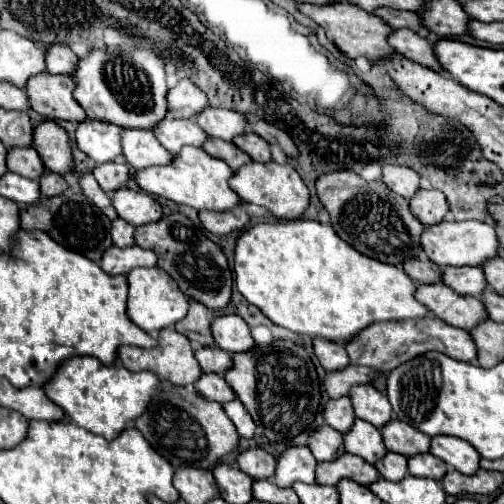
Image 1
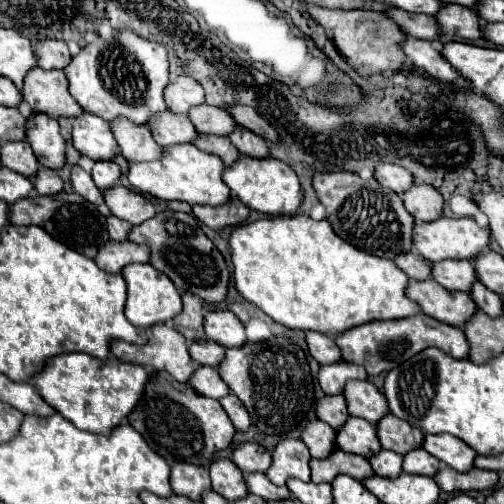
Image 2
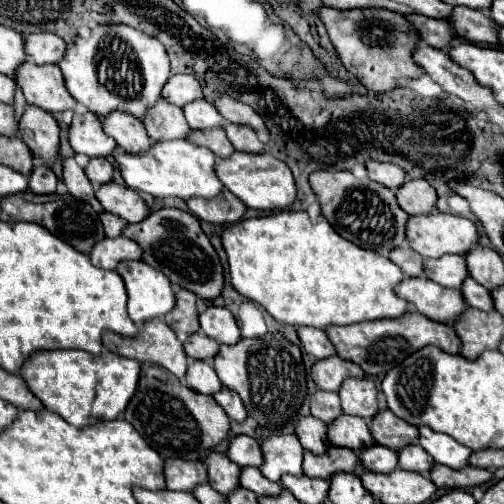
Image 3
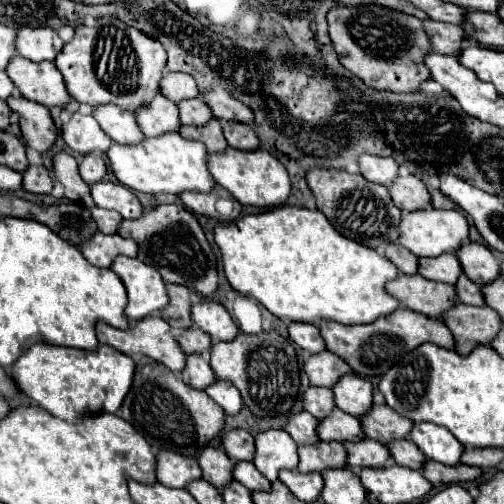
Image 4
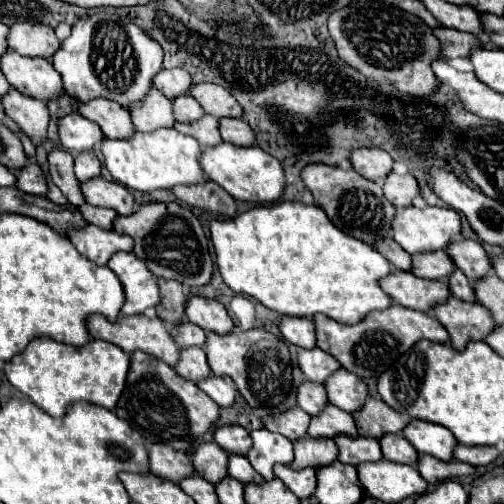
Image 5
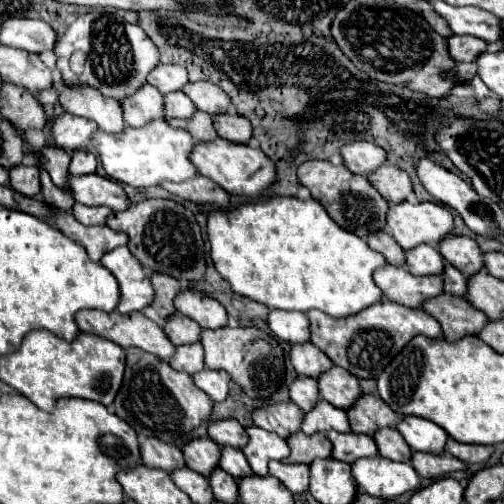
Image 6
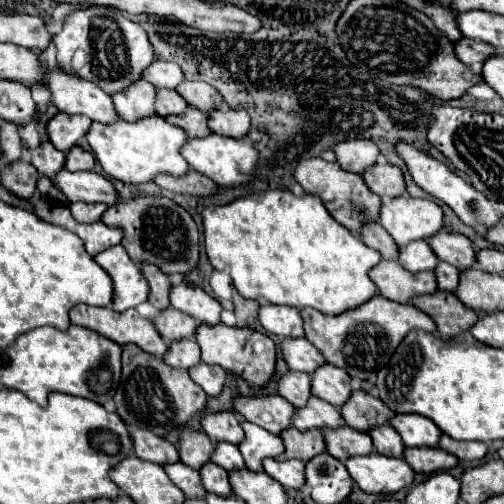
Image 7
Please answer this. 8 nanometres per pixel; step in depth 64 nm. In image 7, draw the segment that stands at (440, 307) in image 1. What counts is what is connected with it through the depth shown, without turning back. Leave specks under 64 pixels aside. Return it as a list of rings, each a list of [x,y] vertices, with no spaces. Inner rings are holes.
[[[380,260],[368,276],[376,284],[378,292],[394,302],[408,304],[418,294],[430,294],[436,290],[434,272],[408,272],[396,260]]]

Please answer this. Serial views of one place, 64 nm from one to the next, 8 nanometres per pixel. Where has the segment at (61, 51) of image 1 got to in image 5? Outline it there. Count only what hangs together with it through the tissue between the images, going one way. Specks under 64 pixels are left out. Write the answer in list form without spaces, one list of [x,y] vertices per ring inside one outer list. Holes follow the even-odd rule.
[[[12,24],[8,32],[8,48],[16,50],[24,56],[40,56],[48,58],[52,56],[60,46],[60,40],[56,38],[54,30],[44,24]]]

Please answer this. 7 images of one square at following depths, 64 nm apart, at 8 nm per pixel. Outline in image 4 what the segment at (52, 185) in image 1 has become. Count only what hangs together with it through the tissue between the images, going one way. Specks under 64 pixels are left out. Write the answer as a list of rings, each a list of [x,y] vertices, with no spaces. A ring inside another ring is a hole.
[[[28,166],[22,174],[24,190],[32,194],[50,194],[52,192],[52,178],[44,166]]]

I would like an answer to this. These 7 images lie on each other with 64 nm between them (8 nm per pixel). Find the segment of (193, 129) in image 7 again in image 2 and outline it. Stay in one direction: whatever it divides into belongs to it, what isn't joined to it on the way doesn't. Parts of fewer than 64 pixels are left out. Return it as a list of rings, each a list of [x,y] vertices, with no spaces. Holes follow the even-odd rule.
[[[200,134],[196,138],[196,144],[200,150],[210,152],[220,156],[220,160],[224,164],[234,164],[240,156],[240,152],[234,148],[234,144],[228,140],[228,136],[208,136],[208,134]]]

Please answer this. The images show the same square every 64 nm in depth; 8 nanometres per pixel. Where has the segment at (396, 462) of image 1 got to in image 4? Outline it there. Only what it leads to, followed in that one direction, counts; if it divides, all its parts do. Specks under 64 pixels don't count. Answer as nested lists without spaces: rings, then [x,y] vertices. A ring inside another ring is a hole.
[[[364,438],[358,442],[344,442],[348,452],[348,466],[354,468],[384,468],[392,462],[390,452],[384,444]]]

